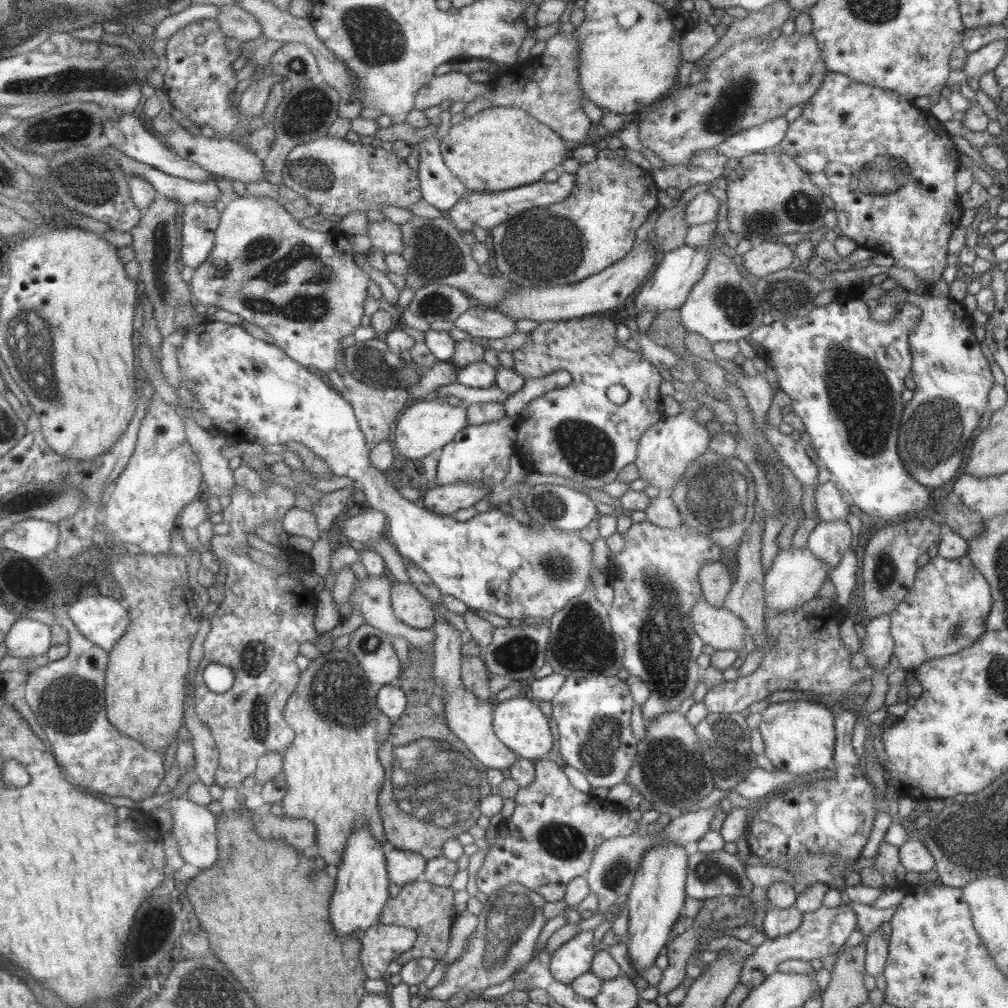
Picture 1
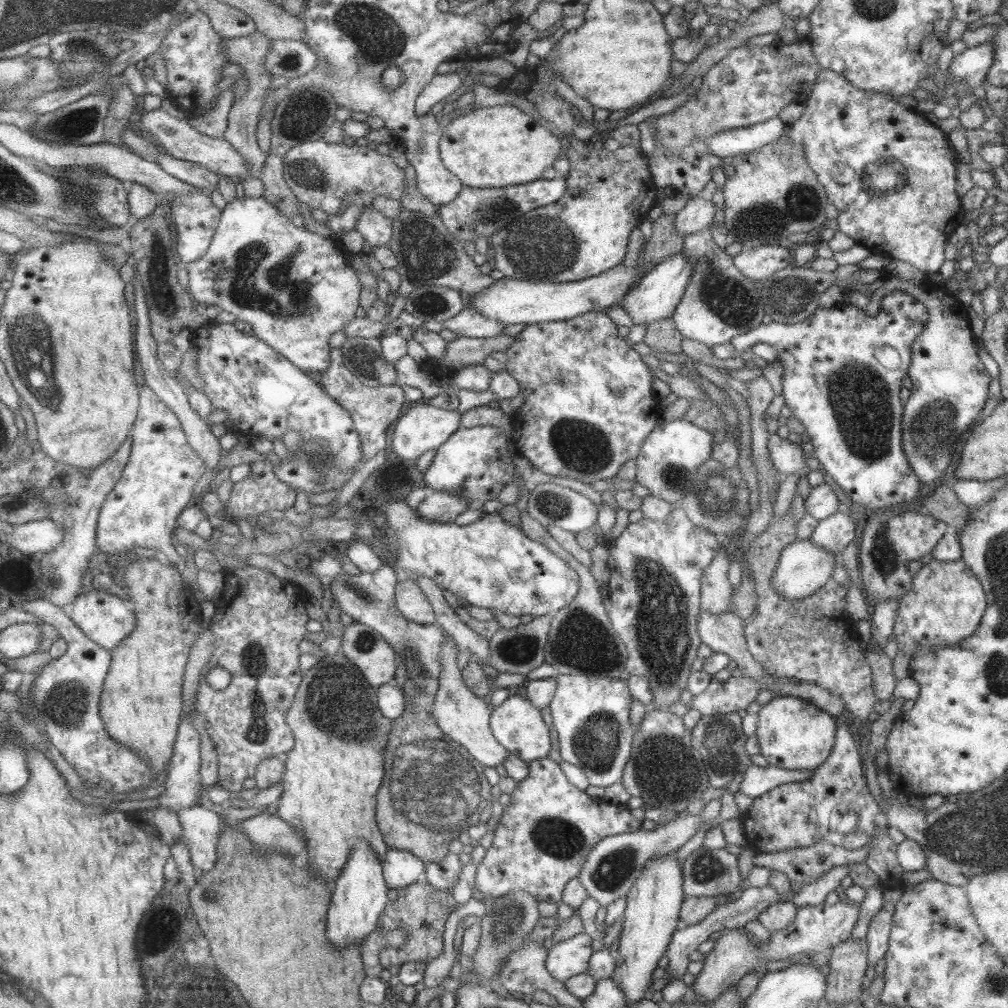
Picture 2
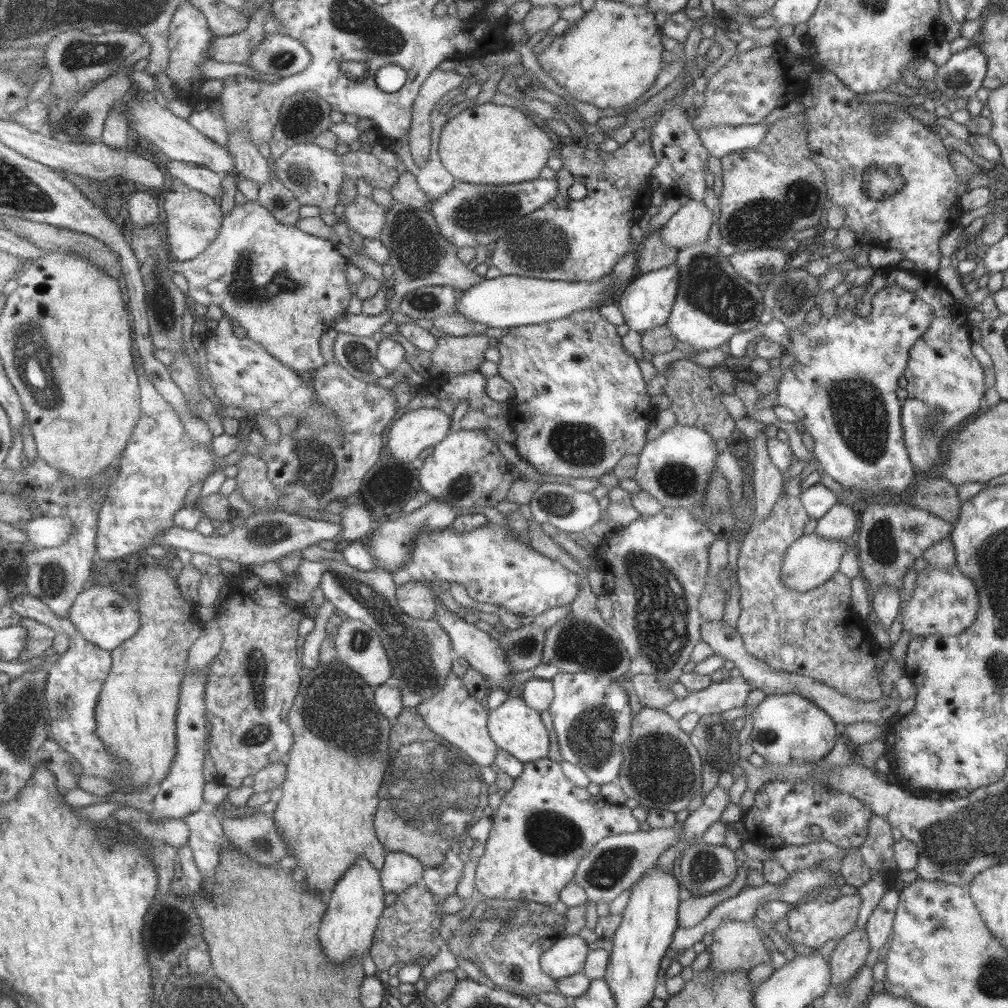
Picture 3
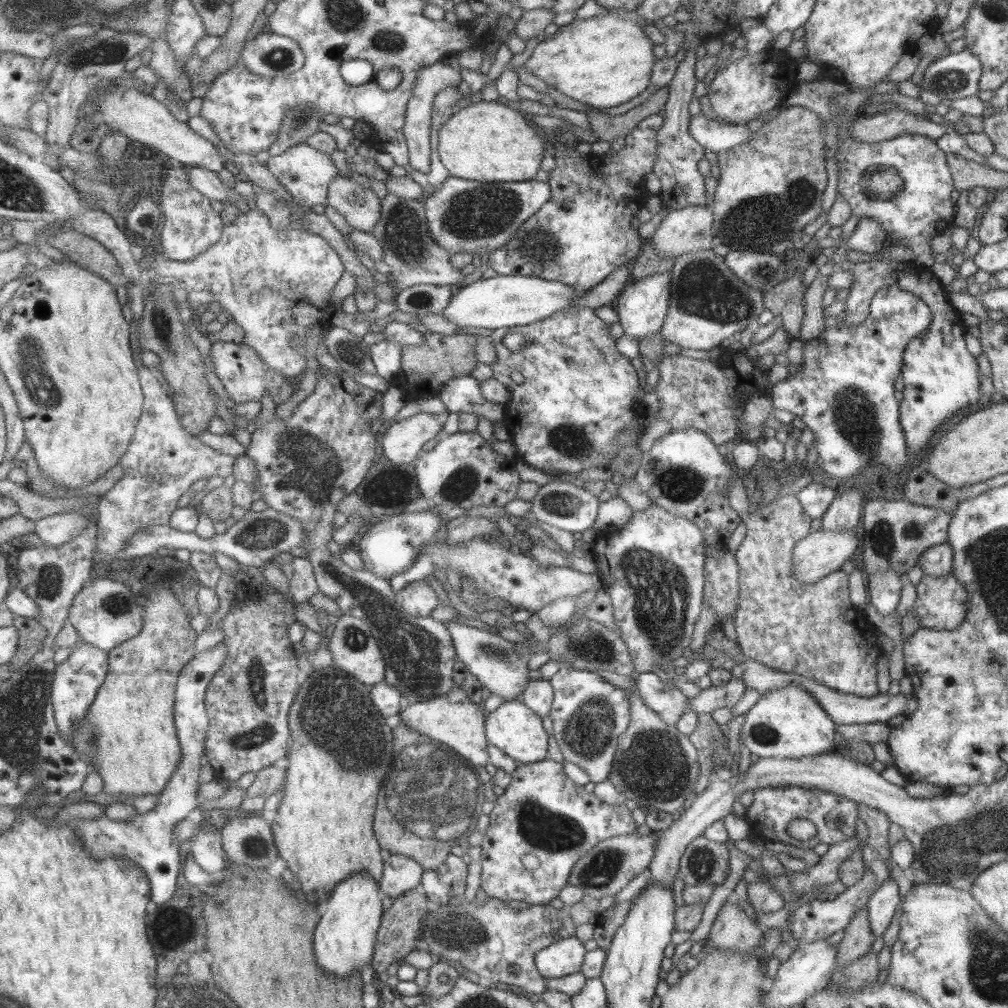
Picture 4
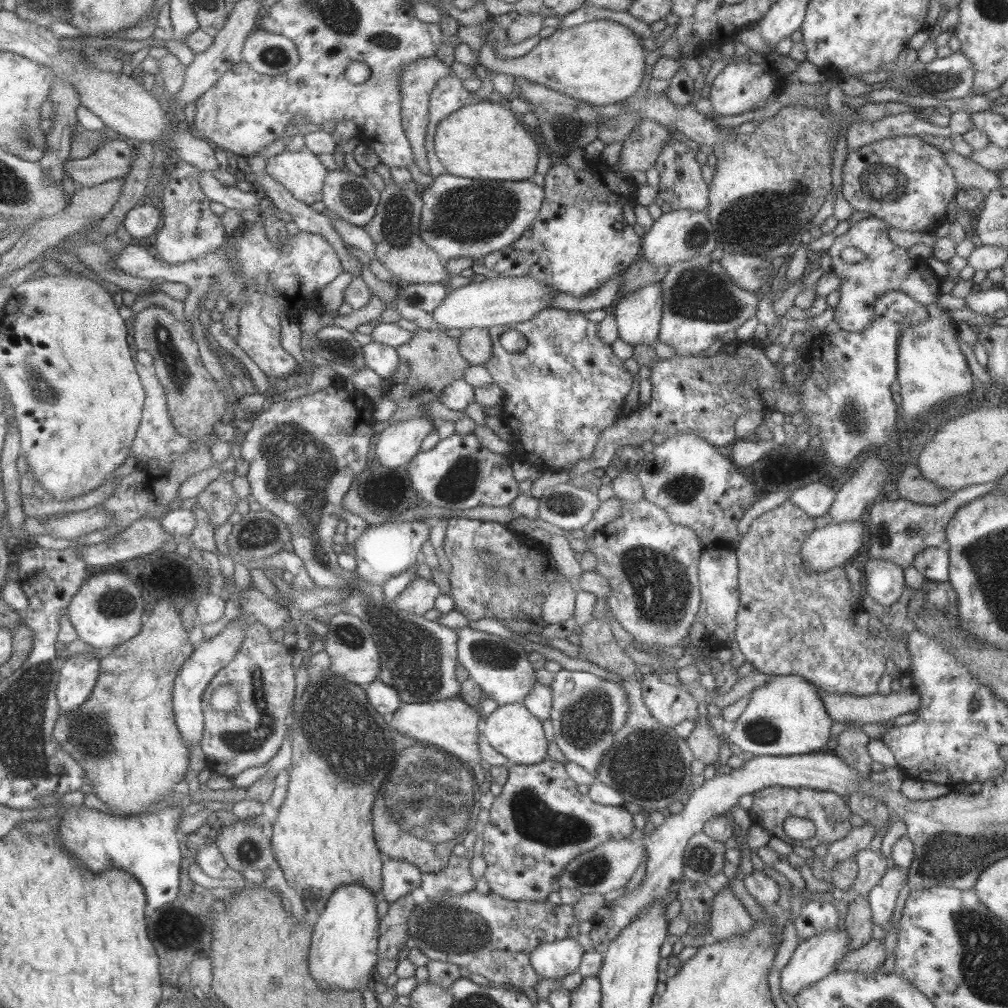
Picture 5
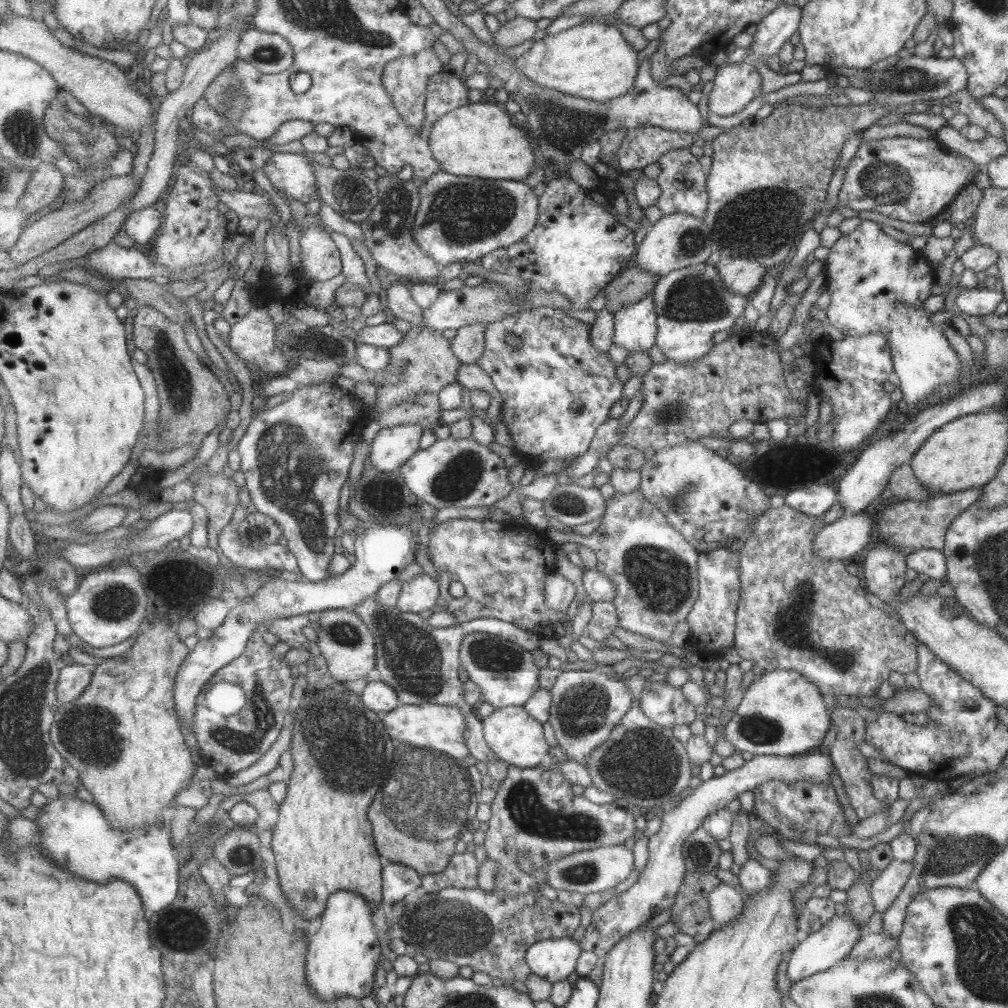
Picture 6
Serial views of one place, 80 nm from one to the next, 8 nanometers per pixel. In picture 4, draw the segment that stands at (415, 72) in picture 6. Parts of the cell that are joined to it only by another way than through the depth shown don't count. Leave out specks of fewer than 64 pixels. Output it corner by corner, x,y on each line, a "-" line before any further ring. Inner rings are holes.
437,61
423,67
415,77
412,84
411,96
407,99
402,128
408,149
409,165
416,172
427,175
430,166
430,112
432,100
438,90
448,86
457,86
461,75
452,61

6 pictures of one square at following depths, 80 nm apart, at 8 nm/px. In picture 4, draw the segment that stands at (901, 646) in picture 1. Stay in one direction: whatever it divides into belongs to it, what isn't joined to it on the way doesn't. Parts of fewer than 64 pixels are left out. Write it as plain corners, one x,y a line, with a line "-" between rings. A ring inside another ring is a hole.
923,574
916,587
912,615
920,629
955,630
965,618
966,594
951,574
933,578

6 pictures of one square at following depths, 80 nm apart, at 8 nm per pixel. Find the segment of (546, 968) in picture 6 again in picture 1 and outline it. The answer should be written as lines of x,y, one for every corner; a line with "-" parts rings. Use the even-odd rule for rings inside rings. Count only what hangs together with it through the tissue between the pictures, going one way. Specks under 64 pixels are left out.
578,931
550,954
548,971
557,982
568,985
589,970
593,955
593,931

